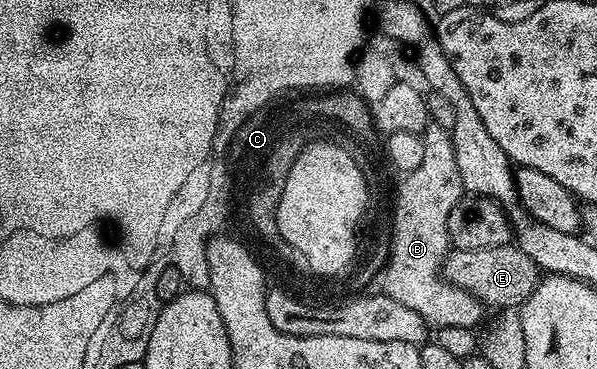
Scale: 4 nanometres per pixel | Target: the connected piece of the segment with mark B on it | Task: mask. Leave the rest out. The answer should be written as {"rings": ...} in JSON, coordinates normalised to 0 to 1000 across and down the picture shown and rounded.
{"rings":[[[720,331],[705,369],[709,385],[709,428],[695,461],[677,469],[672,501],[665,509],[665,545],[658,553],[658,664],[652,672],[652,707],[638,737],[637,789],[647,802],[662,808],[662,818],[675,818],[687,840],[695,840],[702,862],[719,875],[720,892],[742,883],[776,883],[797,892],[807,875],[809,827],[782,786],[762,775],[742,745],[745,699],[755,680],[749,591],[764,553],[776,539],[776,512],[769,482],[769,450],[762,444],[762,407],[754,350]]]}

